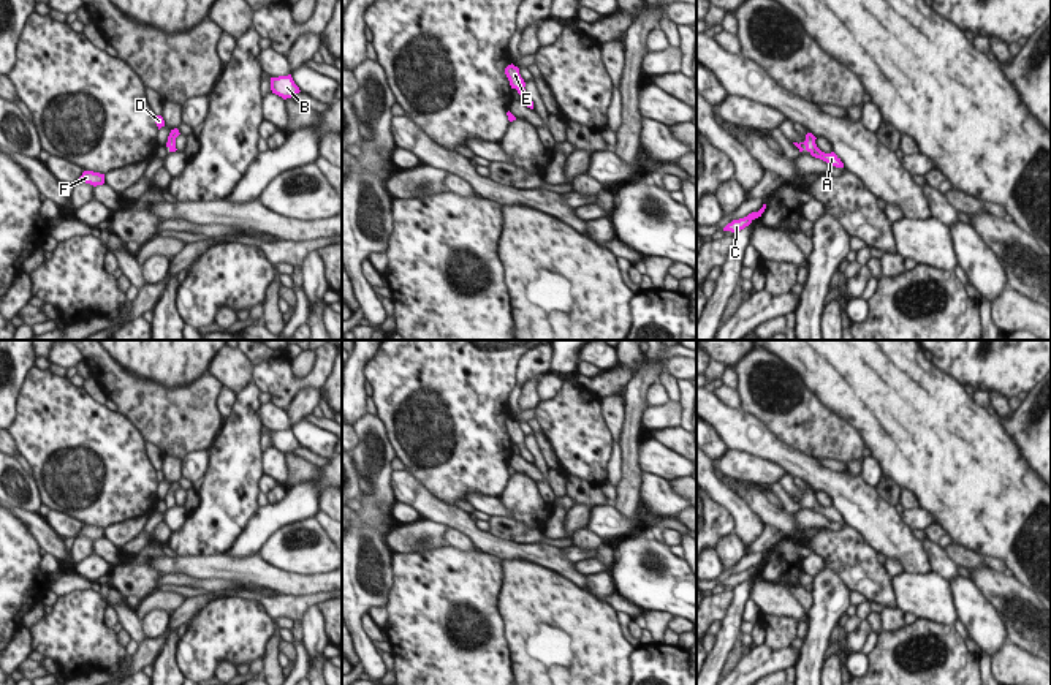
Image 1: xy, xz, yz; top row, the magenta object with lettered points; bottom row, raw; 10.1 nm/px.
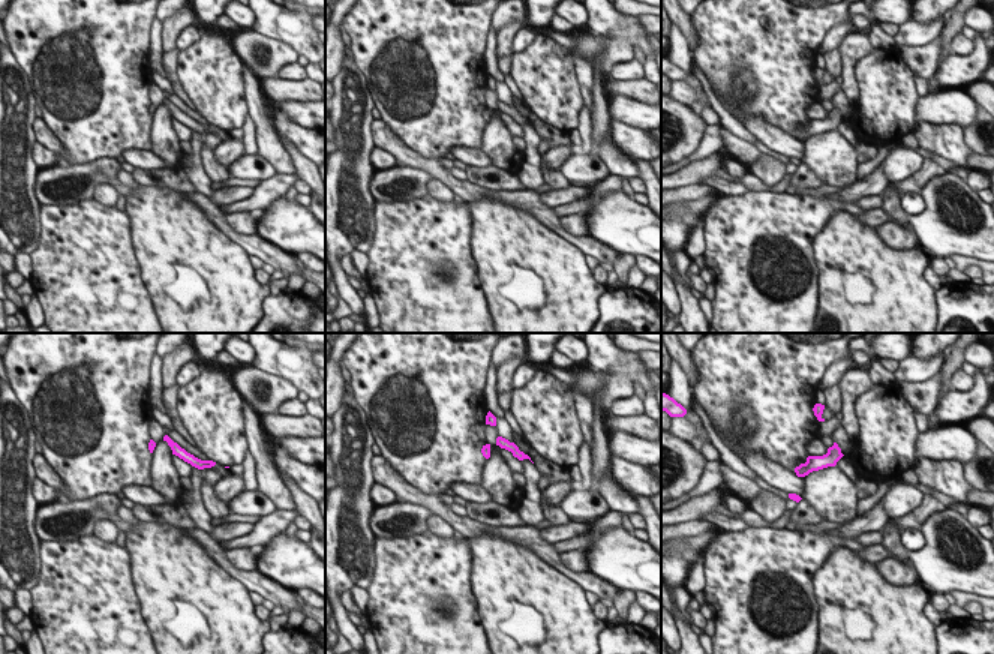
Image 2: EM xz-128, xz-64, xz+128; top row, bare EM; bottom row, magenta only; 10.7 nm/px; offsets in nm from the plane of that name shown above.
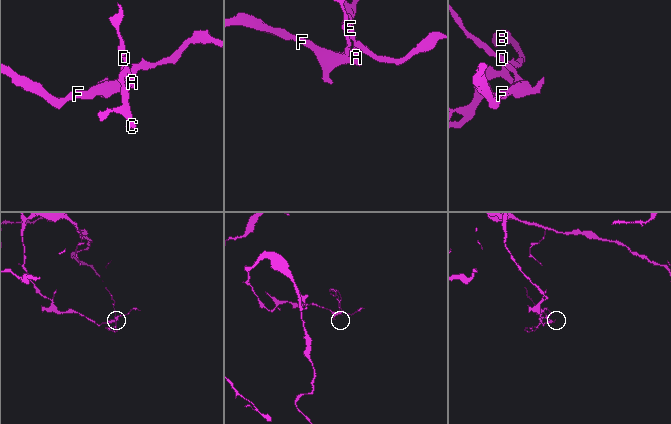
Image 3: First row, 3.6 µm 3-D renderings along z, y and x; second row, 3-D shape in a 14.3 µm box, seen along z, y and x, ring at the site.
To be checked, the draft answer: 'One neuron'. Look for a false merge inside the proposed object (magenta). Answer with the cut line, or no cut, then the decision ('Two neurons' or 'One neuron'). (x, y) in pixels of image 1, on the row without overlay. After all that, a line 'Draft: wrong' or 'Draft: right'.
No split. One neuron
Draft: right

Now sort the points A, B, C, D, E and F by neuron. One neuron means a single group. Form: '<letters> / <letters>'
A B C D E F

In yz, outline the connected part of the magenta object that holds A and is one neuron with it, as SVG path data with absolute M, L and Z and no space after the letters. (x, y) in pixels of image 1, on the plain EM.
M807 487L804 497L799 497L799 498L793 497L793 498L799 503L799 506L806 503L812 511L826 516L829 520L844 522L844 517L840 516L840 513L834 506L831 508L821 506L817 501L815 494L817 492L812 487Z

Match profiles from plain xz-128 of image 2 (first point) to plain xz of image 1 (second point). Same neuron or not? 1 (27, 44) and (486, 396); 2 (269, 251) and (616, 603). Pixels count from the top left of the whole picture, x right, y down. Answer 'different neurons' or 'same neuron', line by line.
1: same neuron
2: same neuron

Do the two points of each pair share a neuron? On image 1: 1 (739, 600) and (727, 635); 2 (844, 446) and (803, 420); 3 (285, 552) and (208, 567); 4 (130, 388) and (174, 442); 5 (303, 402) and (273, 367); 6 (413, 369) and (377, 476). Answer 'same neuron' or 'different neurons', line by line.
1: same neuron
2: same neuron
3: different neurons
4: same neuron
5: different neurons
6: different neurons

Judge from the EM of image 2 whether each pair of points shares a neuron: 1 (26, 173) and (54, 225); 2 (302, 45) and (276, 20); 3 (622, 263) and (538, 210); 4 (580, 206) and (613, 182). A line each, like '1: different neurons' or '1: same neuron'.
1: different neurons
2: same neuron
3: different neurons
4: same neuron

